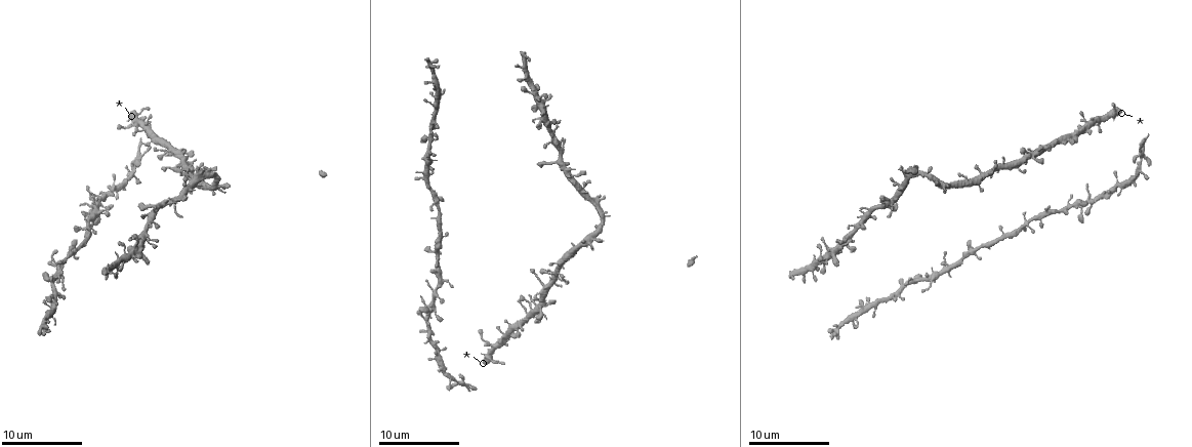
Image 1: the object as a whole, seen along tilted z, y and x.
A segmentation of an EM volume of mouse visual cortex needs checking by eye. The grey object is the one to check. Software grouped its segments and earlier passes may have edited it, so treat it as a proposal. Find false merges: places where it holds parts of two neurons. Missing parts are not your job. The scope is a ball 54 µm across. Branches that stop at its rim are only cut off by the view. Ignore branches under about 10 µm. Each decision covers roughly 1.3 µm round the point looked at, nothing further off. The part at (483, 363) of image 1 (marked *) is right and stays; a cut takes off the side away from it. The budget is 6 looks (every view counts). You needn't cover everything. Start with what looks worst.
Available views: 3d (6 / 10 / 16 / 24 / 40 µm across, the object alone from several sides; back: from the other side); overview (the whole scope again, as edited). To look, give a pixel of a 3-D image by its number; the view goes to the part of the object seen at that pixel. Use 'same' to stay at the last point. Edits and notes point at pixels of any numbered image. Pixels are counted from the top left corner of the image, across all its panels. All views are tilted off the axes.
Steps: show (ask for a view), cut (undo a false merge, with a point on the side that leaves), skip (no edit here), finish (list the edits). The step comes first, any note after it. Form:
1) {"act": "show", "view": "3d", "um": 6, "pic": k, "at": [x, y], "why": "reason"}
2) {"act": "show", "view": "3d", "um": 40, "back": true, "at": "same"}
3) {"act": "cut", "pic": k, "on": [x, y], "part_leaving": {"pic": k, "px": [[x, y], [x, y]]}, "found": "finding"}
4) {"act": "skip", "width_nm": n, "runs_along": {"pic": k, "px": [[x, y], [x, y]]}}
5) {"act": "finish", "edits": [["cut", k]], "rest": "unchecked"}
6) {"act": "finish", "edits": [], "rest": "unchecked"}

{"act": "show", "view": "3d", "um": 10, "pic": 1, "at": [1032, 218], "why": "four-way junction"}

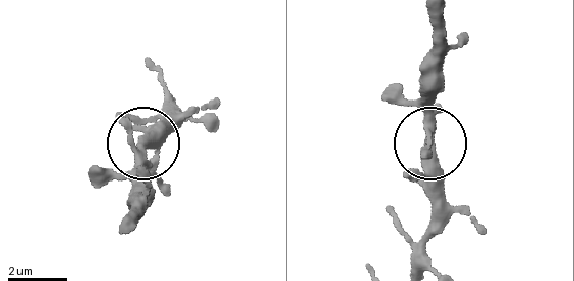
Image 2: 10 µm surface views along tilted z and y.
{"act": "skip", "runs_along": {"pic": 2, "px": [[415, 265], [433, 204], [420, 80]]}, "found": "all the same neuron"}

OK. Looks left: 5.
{"act": "show", "view": "3d", "um": 16, "pic": 1, "at": [920, 278], "why": "thin neck"}

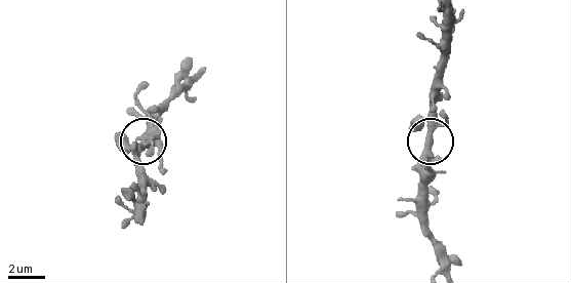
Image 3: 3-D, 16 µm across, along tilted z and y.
{"act": "show", "view": "3d", "um": 16, "back": true, "pic": 3, "at": [430, 140]}

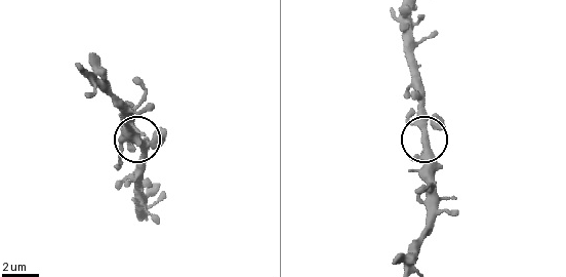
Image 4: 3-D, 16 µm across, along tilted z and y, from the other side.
{"act": "skip", "width_nm": 350, "runs_along": {"pic": 4, "px": [[404, 262], [408, 248], [423, 230], [431, 197], [419, 91]]}, "found": "continuous, no second neuron"}

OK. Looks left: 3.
{"act": "show", "view": "3d", "um": 6, "pic": 1, "at": [1072, 206], "why": "thick turns thin"}

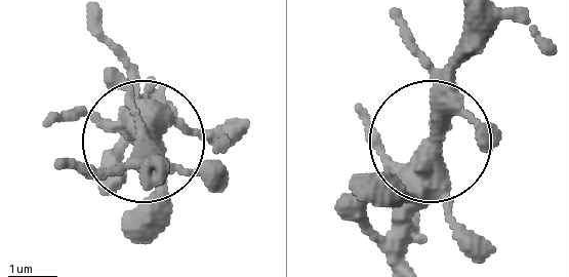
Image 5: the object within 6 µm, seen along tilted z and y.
{"act": "show", "view": "3d", "um": 6, "back": true, "pic": 5, "at": [439, 125]}

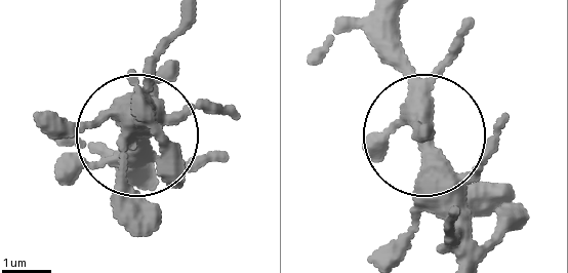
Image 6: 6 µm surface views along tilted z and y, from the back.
{"act": "skip", "width_nm": 350, "found": "one neuron here"}

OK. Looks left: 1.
{"act": "finish", "edits": [], "rest": "unchecked"}

